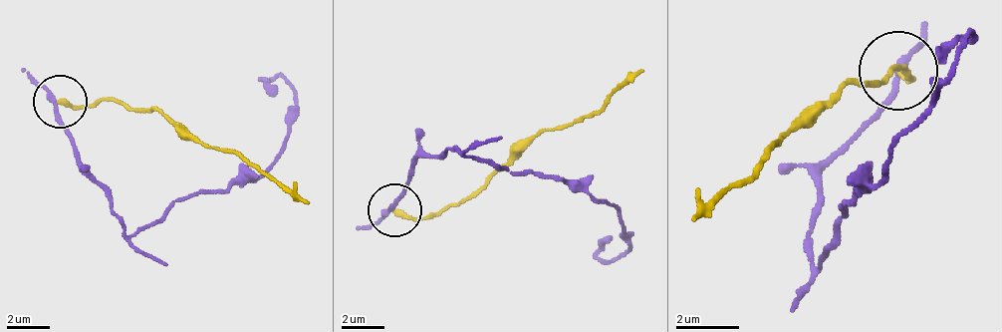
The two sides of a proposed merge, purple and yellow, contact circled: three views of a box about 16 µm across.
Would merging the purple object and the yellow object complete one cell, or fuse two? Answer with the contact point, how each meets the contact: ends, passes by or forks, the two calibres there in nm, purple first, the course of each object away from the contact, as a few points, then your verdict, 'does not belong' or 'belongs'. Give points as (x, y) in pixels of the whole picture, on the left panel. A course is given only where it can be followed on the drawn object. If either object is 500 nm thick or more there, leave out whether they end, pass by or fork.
place (60, 102); purple passes by; yellow ends; calibres 220 and 240 nm; course purple (59, 103), (86, 172), (133, 236), (176, 199), (225, 193), (268, 167), (295, 103), (279, 76), (273, 98); course yellow (59, 103), (97, 108), (160, 108), (203, 146), (246, 157), (311, 204); does not belong

